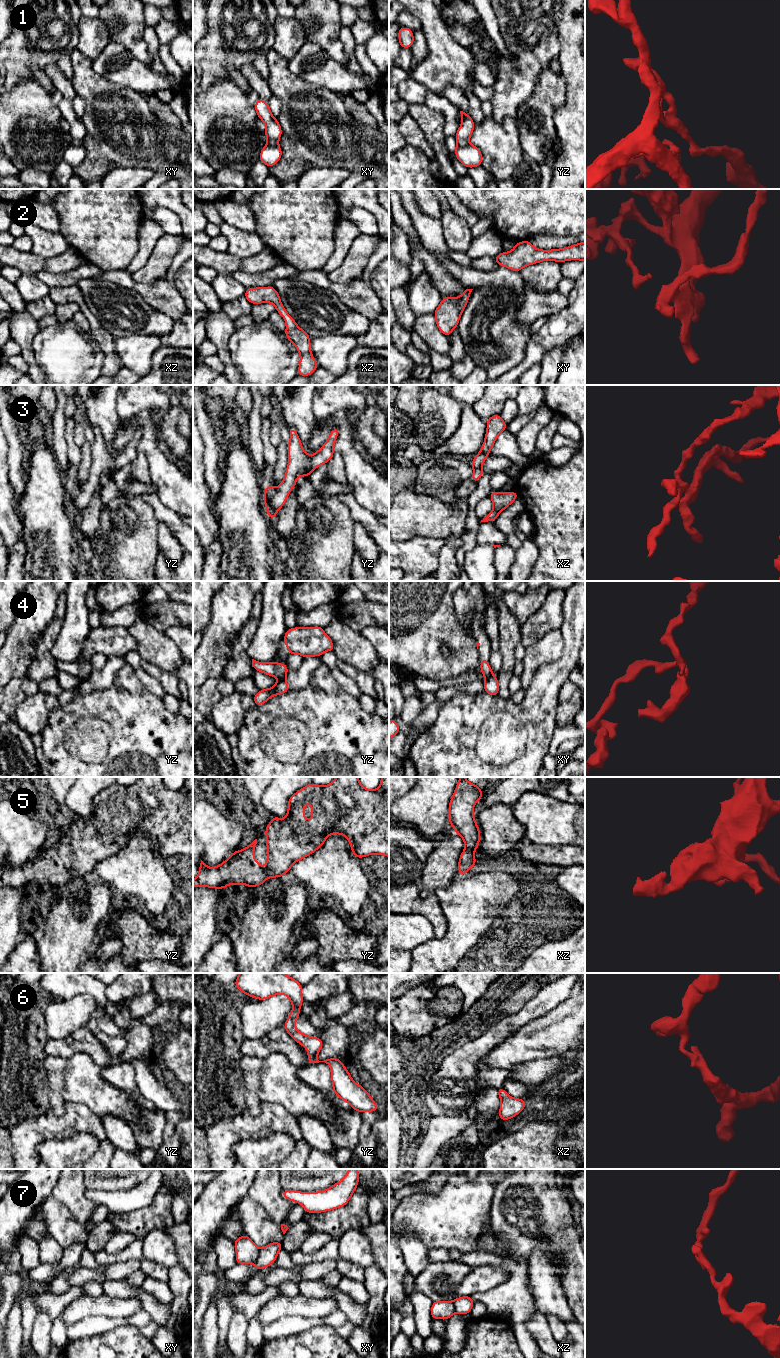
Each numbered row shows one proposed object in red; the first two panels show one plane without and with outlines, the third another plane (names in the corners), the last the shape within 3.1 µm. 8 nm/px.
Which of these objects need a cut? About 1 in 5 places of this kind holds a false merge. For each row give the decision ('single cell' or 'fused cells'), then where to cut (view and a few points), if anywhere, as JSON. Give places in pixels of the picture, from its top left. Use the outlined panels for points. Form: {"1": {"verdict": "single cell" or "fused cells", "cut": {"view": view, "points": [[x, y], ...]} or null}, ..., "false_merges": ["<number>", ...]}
{"1": {"verdict": "single cell", "cut": null}, "2": {"verdict": "single cell", "cut": null}, "3": {"verdict": "single cell", "cut": null}, "4": {"verdict": "fused cells", "cut": {"view": "yz", "points": [[284, 676], [278, 678]]}}, "5": {"verdict": "single cell", "cut": null}, "6": {"verdict": "single cell", "cut": null}, "7": {"verdict": "fused cells", "cut": {"view": "xy", "points": [[259, 1249], [259, 1254], [254, 1263]]}}, "false_merges": ["4", "7"]}

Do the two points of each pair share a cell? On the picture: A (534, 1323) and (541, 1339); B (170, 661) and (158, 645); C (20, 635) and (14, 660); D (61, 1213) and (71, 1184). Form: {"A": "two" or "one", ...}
{"A": "one", "B": "one", "C": "one", "D": "two"}

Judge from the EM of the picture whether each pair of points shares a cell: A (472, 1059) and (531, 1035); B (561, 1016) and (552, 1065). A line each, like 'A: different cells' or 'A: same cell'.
A: different cells
B: different cells

